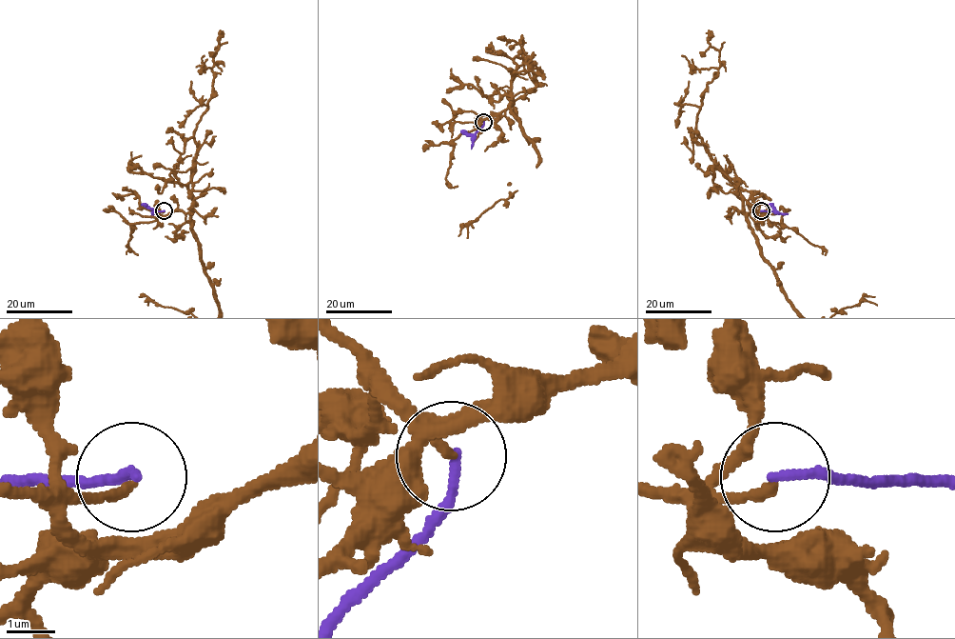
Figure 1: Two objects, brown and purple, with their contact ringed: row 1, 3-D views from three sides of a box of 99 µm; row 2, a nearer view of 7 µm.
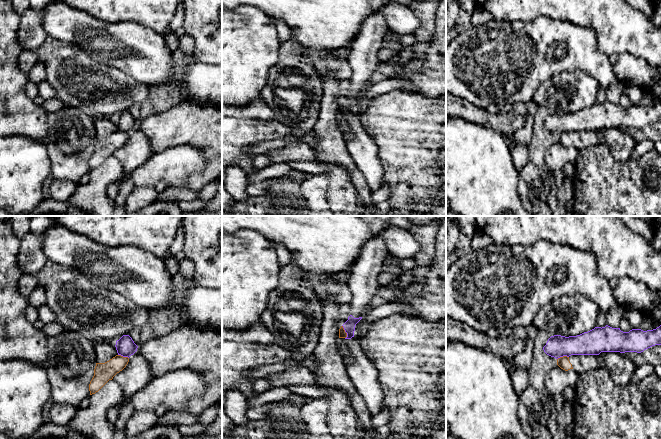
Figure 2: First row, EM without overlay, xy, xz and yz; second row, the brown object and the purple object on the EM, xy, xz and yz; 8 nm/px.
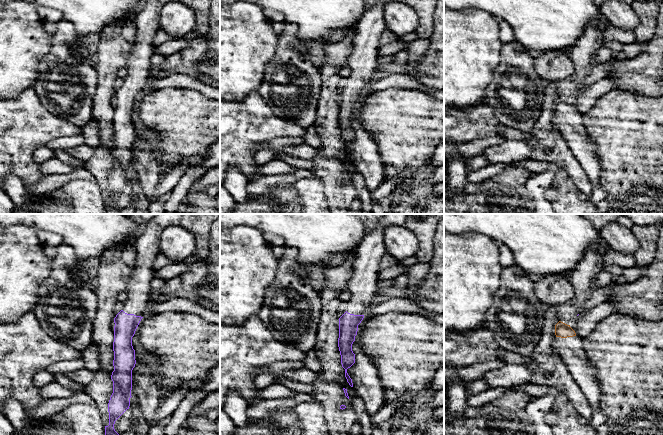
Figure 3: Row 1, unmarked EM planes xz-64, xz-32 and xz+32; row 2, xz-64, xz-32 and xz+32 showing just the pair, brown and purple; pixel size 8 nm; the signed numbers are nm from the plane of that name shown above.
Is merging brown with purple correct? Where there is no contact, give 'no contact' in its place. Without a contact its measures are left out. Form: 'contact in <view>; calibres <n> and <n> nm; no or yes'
contact in xz; calibres 60 and 100 nm; no

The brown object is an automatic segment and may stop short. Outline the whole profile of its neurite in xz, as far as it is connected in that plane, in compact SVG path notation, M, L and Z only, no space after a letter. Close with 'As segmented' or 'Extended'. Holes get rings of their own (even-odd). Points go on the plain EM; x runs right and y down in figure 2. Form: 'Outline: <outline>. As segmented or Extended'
Outline: M343 102L339 105L337 124L343 134L347 150L358 169L365 176L370 190L376 191L382 187L383 169L378 155L378 147L366 133L360 116L356 113L347 115Z. Extended

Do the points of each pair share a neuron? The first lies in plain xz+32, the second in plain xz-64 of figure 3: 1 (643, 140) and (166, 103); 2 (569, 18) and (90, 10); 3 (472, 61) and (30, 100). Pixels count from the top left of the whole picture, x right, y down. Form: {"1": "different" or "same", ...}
{"1": "same", "2": "same", "3": "different"}

